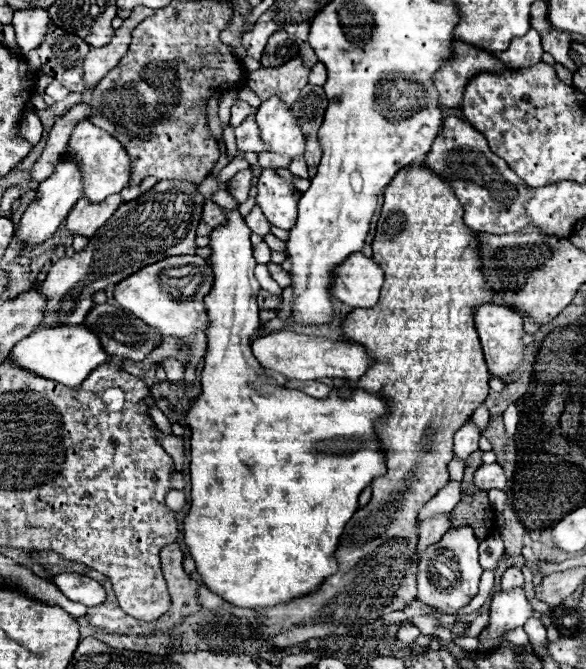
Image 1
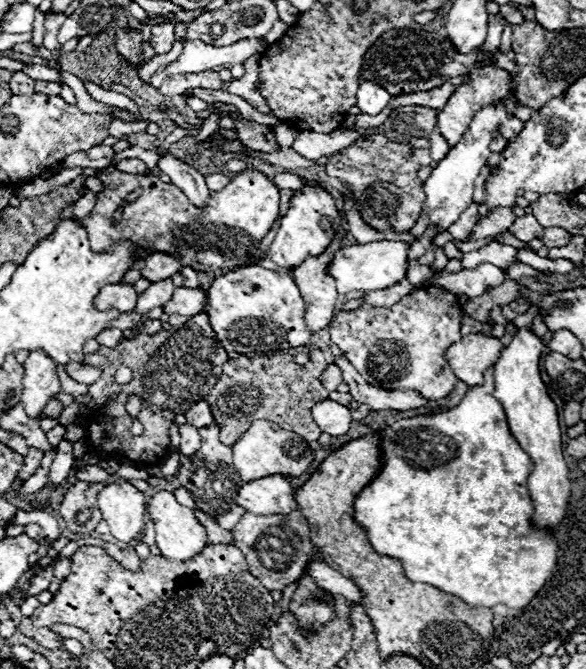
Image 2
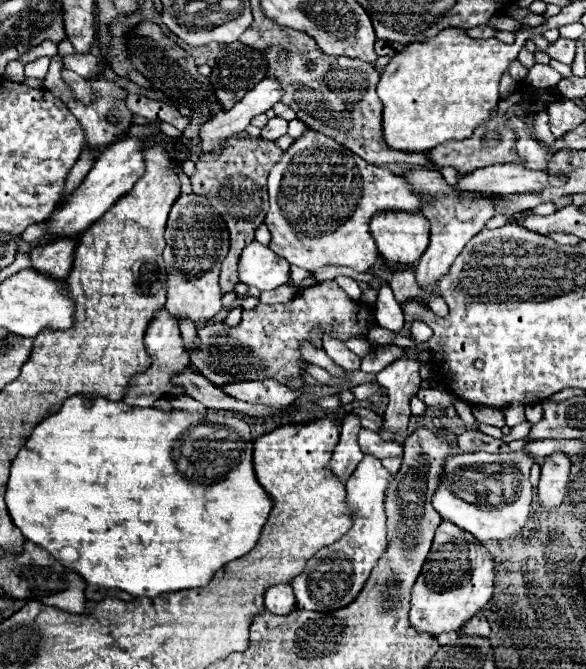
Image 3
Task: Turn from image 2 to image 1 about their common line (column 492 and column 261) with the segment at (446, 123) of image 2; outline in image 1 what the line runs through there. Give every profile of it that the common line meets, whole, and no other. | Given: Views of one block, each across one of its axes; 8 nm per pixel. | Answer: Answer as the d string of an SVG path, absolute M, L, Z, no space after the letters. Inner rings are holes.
M294 58L292 62L276 68L258 68L248 76L248 86L260 96L260 100L268 100L270 96L280 96L288 106L298 100L300 90L308 84L310 68Z

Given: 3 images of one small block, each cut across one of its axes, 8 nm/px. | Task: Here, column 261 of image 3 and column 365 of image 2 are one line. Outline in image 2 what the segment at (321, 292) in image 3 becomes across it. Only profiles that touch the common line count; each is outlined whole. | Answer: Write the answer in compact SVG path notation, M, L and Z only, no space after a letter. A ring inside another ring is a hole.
M426 286L410 292L388 308L364 304L358 310L340 310L332 318L328 330L350 364L372 384L384 390L414 390L426 400L446 398L458 378L450 370L444 352L450 342L460 340L462 306L458 296Z

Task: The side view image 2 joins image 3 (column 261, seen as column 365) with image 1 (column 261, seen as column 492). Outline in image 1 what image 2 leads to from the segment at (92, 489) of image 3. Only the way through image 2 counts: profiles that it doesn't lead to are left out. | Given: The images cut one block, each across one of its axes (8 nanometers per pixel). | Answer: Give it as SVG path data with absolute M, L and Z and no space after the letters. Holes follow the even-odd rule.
M226 210L228 216L228 224L218 226L212 234L210 234L210 246L212 246L212 262L214 262L214 288L212 292L204 298L206 308L208 308L208 316L210 316L210 326L206 328L206 336L208 336L208 350L206 350L206 358L204 358L204 370L202 370L202 394L192 402L186 420L188 426L192 428L192 450L190 450L190 482L192 482L192 506L188 516L184 518L184 542L188 546L188 552L192 554L194 562L196 562L196 570L200 572L204 584L216 592L218 596L222 596L224 600L242 606L242 608L272 608L278 604L286 604L294 598L302 598L308 596L312 592L318 590L320 582L324 582L324 578L328 578L328 574L336 574L336 548L338 548L338 540L344 532L346 522L352 518L352 514L358 510L358 496L360 492L372 484L374 478L380 478L386 474L386 456L384 456L384 446L378 438L378 430L376 424L380 418L388 416L390 412L390 404L382 394L372 394L372 392L362 392L362 390L352 390L350 396L344 396L340 390L332 388L332 392L328 394L328 398L324 398L324 402L320 402L318 398L312 398L308 394L300 394L298 390L288 390L284 386L278 386L274 380L272 382L264 382L258 376L262 374L262 366L256 362L252 350L250 350L250 340L252 336L258 332L260 328L260 318L258 318L258 304L256 304L256 296L260 290L260 284L254 278L254 256L252 256L252 244L250 244L250 234L252 230L246 226L246 222L242 220L240 212L236 210Z

